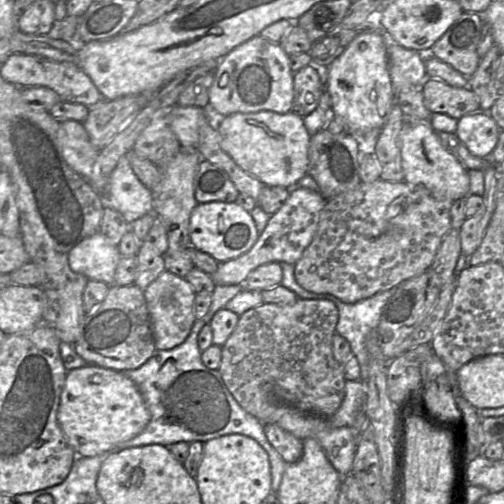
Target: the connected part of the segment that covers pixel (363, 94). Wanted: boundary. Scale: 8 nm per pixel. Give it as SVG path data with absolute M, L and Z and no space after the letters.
M382 31L357 34L343 53L324 72L324 85L331 98L331 114L342 118L352 131L382 129L396 103L388 71L388 39Z

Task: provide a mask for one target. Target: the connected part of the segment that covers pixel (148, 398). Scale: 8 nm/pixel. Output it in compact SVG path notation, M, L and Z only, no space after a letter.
M240 284L216 285L212 292L212 303L207 314L196 320L190 334L179 346L169 350L157 350L141 367L122 371L138 387L151 418L146 428L134 438L117 446L115 450L159 444L166 447L178 442L207 442L212 439L240 434L240 426L235 421L254 417L246 412L227 389L218 370L207 368L202 360L198 345L201 329L209 324L213 316L240 291Z

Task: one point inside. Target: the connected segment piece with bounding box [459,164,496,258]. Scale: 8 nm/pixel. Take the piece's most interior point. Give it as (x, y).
(472, 231)

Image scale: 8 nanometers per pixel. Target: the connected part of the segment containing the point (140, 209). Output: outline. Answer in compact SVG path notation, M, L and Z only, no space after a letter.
M126 155L119 159L101 196L104 208L118 211L131 224L153 212L152 192L138 179Z

